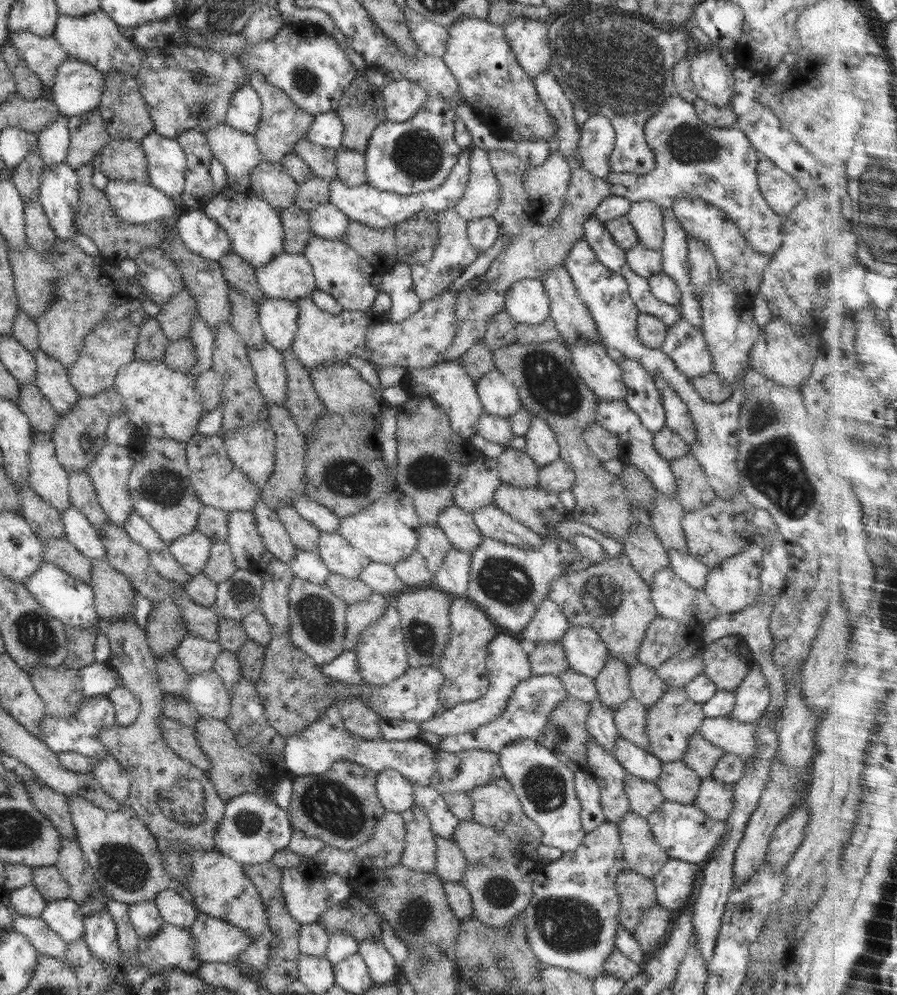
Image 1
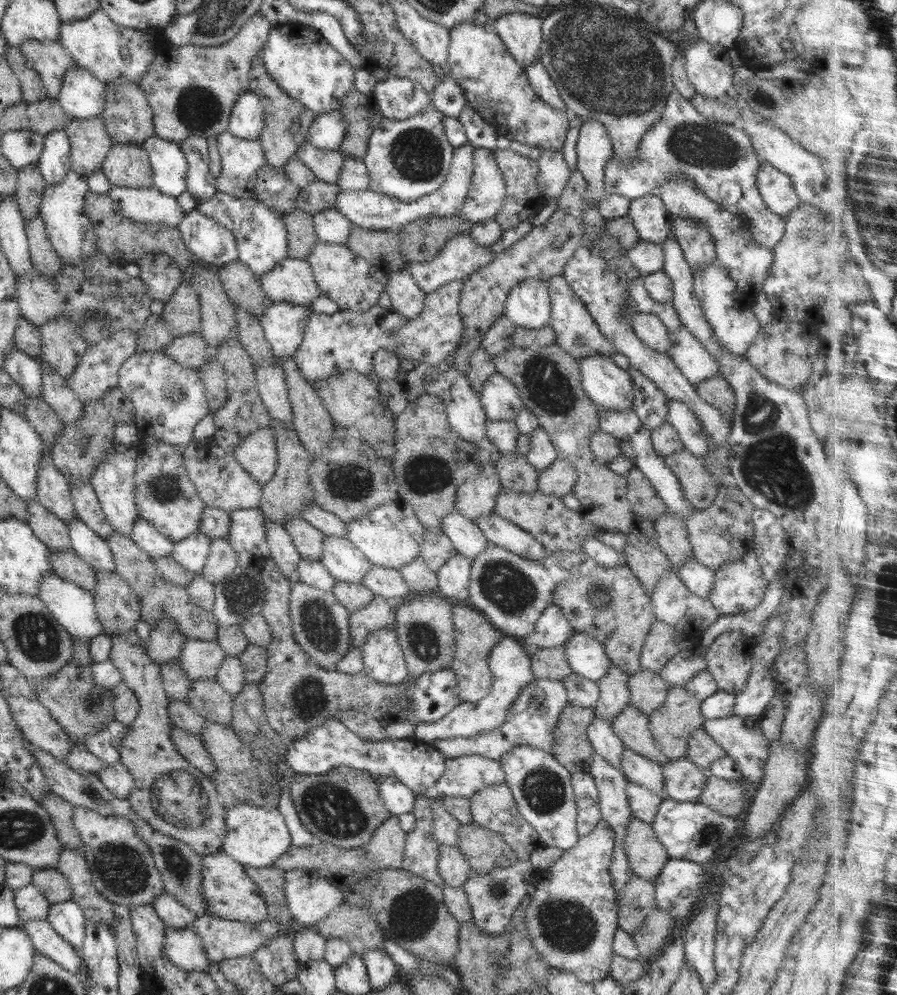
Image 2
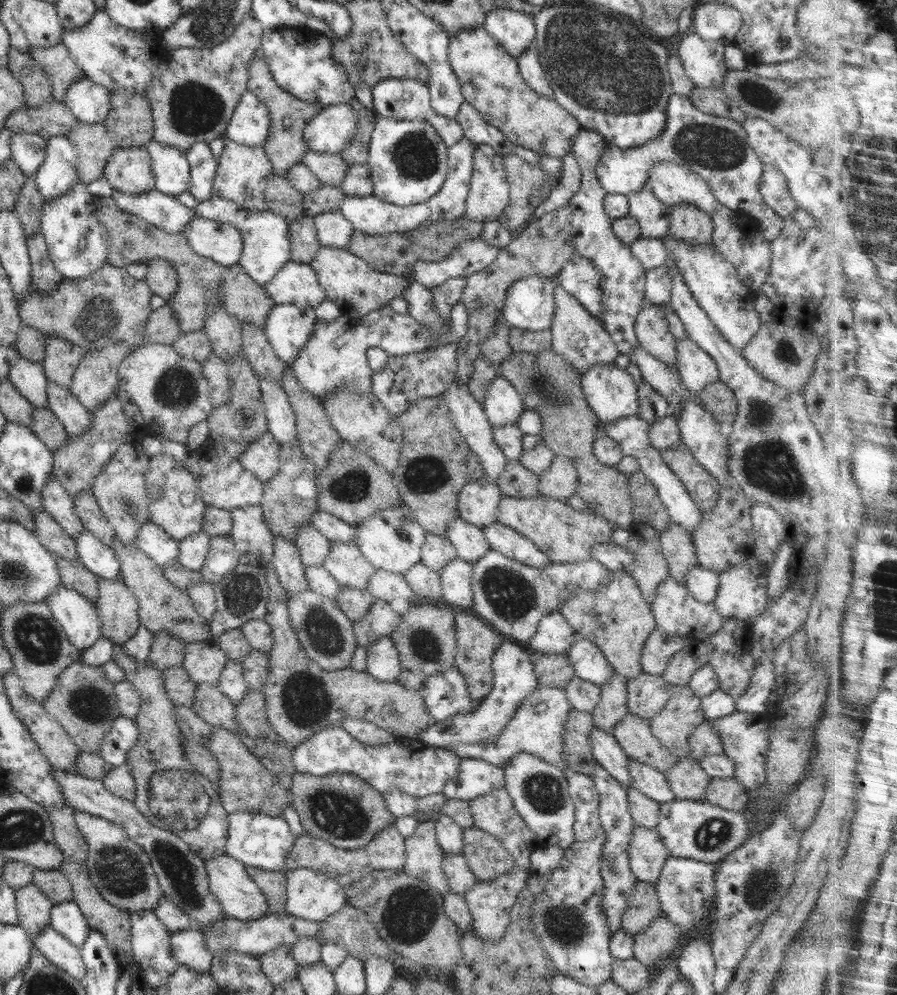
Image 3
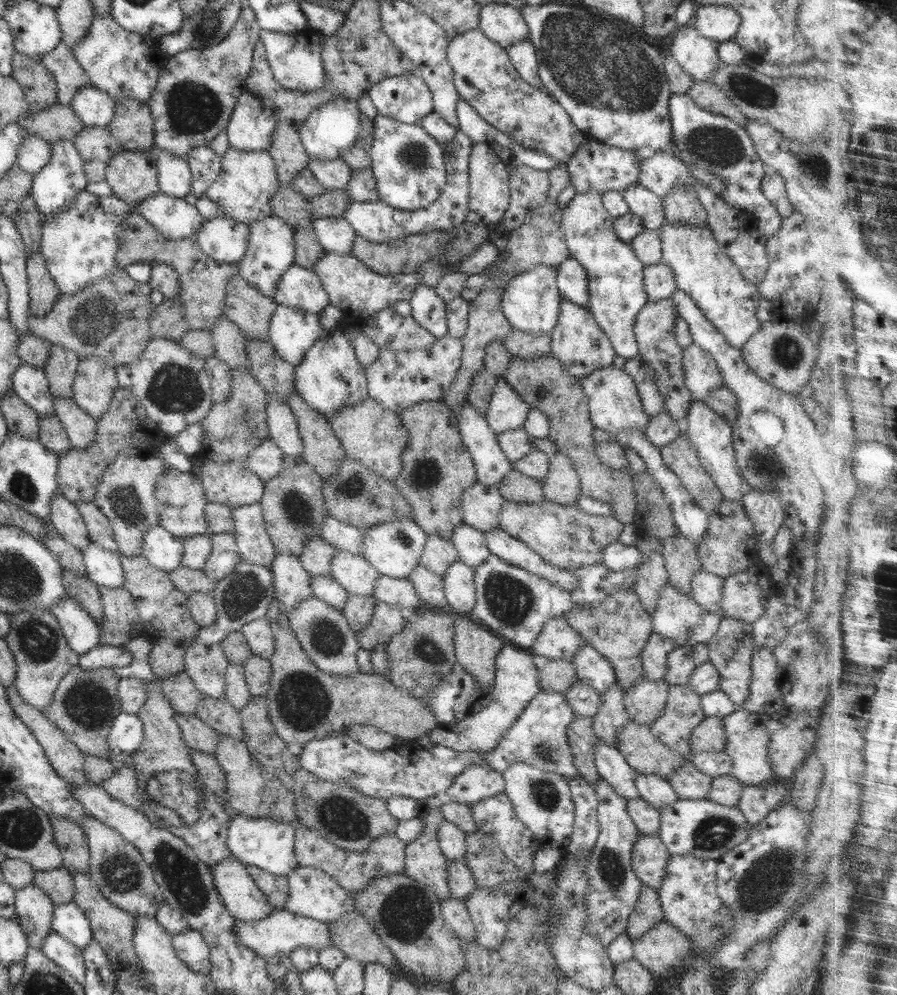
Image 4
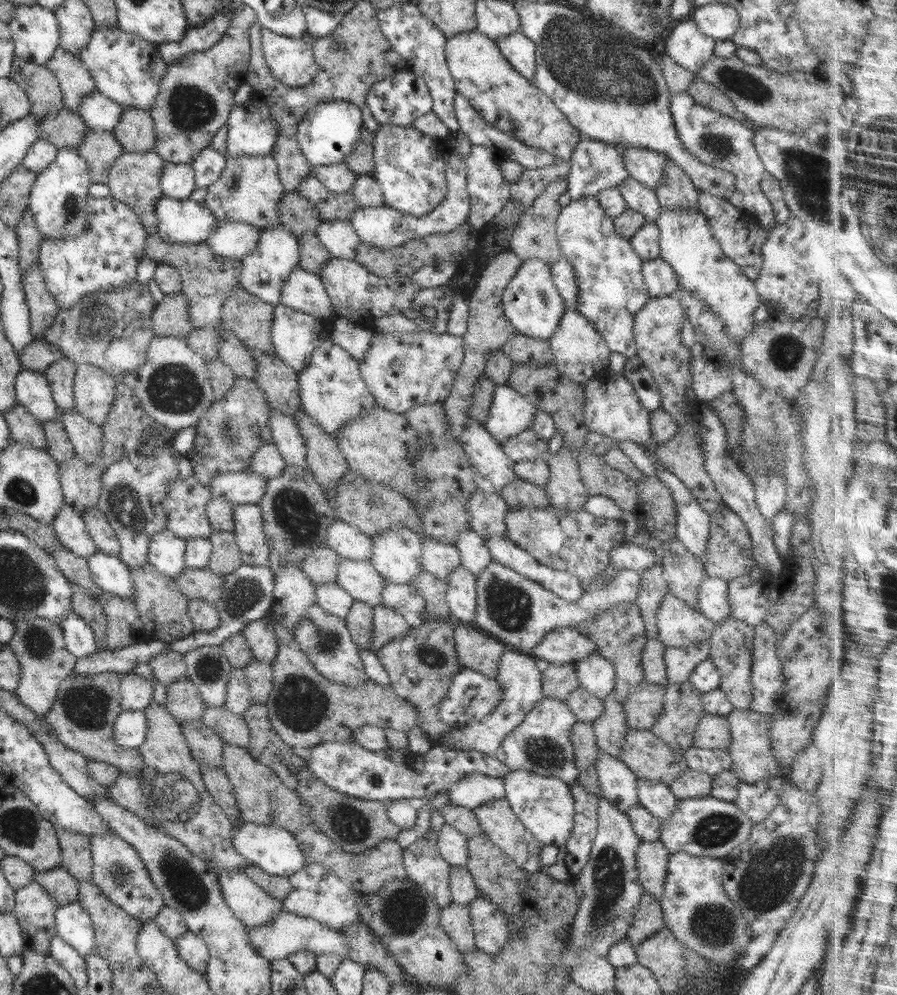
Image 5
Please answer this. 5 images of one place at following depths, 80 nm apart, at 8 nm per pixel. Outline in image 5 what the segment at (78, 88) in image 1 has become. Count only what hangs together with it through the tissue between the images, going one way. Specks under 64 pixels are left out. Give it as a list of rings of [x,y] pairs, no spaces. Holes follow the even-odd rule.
[[[95,90],[82,100],[77,112],[91,130],[112,133],[123,109],[118,103]]]

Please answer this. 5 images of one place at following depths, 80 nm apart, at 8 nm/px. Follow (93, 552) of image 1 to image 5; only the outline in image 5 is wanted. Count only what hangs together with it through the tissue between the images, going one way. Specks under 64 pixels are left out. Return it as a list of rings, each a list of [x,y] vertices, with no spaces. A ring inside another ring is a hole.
[[[97,550],[87,559],[92,580],[103,590],[124,600],[133,598],[130,569],[118,556],[108,556]]]

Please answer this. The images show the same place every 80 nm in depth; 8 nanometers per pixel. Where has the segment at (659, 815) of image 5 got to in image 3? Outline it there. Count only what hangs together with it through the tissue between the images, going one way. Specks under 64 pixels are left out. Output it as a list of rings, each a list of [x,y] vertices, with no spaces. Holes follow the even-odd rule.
[[[632,759],[628,762],[628,768],[633,788],[637,788],[648,798],[660,804],[675,799],[665,773]]]

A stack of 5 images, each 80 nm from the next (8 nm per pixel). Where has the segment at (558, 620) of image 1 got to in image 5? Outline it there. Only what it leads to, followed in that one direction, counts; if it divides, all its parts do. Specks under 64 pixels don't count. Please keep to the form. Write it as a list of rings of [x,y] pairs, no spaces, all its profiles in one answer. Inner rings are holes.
[[[557,628],[549,632],[531,650],[531,656],[547,660],[552,664],[574,665],[596,650],[594,641],[580,631],[572,628]]]

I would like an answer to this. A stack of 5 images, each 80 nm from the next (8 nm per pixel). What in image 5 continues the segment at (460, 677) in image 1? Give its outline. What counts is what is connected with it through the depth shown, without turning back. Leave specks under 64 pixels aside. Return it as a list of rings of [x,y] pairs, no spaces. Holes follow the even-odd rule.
[[[456,623],[454,638],[460,666],[495,679],[501,656],[509,647],[470,624]]]

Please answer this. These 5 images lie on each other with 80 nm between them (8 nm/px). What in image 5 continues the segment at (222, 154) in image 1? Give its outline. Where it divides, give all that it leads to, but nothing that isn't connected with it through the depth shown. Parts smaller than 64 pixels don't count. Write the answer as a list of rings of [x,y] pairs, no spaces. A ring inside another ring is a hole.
[[[271,155],[229,156],[220,178],[207,188],[205,197],[208,211],[219,222],[240,222],[250,226],[276,227],[281,224],[278,202],[282,201],[285,188],[280,182],[277,162]]]

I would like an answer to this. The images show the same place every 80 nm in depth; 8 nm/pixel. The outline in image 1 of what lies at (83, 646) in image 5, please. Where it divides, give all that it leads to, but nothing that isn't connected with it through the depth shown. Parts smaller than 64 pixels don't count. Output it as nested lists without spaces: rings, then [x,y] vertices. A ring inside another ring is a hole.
[[[43,558],[36,572],[25,582],[32,596],[63,625],[74,628],[96,628],[99,616],[96,612],[94,593],[90,584],[76,580],[68,572],[58,568],[55,564]]]

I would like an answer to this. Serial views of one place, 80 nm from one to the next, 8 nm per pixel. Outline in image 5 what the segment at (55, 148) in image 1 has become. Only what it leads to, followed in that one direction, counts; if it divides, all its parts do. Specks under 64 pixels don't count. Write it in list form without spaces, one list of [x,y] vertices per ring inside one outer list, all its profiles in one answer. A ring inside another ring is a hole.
[[[74,148],[58,149],[56,160],[37,174],[29,199],[30,213],[34,215],[36,229],[44,239],[56,239],[60,235],[80,235],[82,231],[88,229],[88,212],[86,212],[88,201],[86,201],[86,197],[89,196],[89,186],[92,183],[89,166],[80,156],[78,150]]]

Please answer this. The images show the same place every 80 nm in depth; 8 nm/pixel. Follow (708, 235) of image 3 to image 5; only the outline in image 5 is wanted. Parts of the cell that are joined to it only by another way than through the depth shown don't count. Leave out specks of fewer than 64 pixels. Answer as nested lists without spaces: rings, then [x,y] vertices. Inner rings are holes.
[[[674,161],[667,162],[663,179],[655,193],[661,210],[692,210],[700,212],[700,192],[692,184],[690,177]]]

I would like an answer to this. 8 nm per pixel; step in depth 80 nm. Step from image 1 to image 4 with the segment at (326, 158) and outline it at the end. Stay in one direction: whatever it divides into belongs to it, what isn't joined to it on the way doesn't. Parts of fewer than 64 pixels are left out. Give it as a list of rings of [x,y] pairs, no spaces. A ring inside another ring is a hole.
[[[310,158],[307,166],[316,180],[327,190],[347,188],[353,169],[342,158],[336,160],[316,160]]]

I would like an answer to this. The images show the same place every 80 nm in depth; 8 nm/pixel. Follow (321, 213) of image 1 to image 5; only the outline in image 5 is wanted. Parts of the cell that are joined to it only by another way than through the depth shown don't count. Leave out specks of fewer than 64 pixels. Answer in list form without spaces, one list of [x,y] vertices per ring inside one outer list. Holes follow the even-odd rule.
[[[322,220],[315,235],[333,258],[356,259],[361,241],[348,220]]]

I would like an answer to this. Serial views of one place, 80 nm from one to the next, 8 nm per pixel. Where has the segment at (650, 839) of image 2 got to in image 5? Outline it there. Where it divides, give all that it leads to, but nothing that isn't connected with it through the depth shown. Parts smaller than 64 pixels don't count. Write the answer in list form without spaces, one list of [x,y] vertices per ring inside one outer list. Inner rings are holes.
[[[660,839],[652,842],[641,841],[637,848],[639,883],[645,892],[658,901],[664,890],[669,855],[669,850]]]

